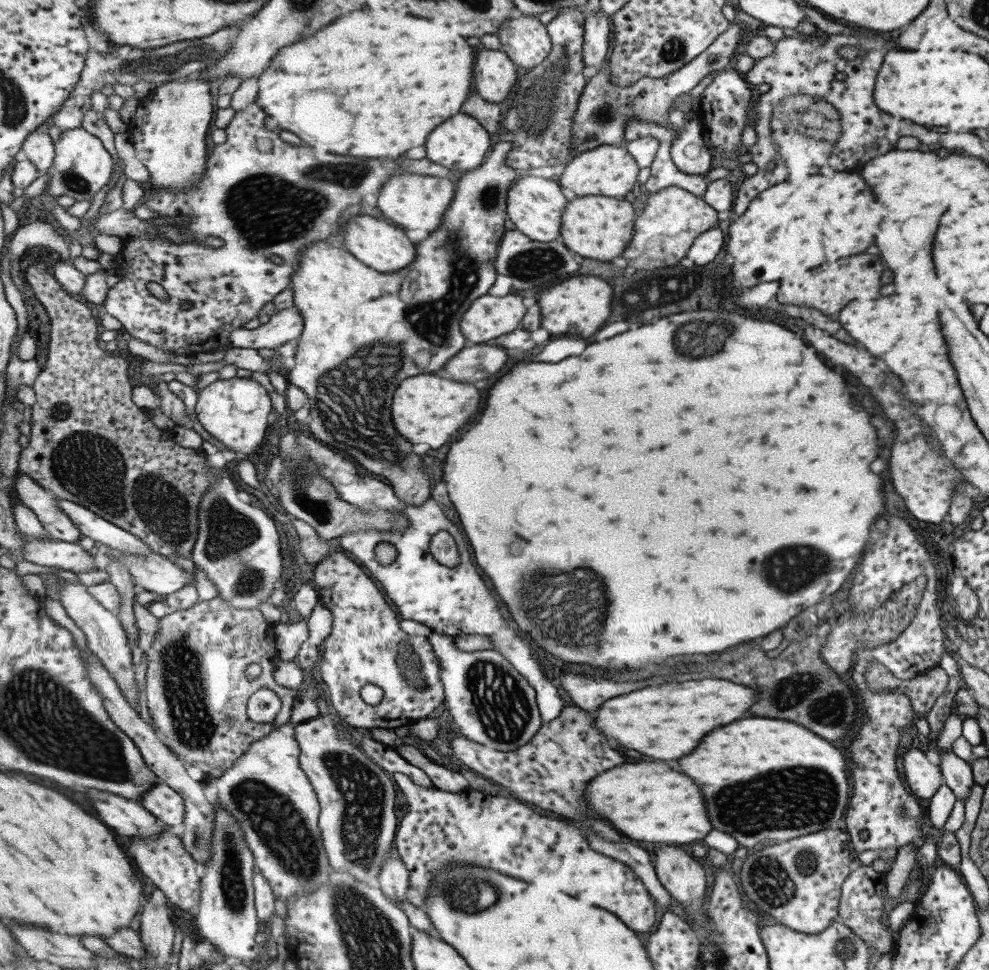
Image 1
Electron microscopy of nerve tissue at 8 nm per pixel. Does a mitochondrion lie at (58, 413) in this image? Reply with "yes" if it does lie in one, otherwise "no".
yes

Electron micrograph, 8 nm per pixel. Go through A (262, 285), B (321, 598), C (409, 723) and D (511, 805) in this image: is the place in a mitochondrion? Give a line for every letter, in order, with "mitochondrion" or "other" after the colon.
A: other
B: other
C: other
D: other

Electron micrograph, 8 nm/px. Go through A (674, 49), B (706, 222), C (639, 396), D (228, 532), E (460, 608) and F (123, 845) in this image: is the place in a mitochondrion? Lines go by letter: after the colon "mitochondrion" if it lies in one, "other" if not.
A: mitochondrion
B: other
C: other
D: mitochondrion
E: other
F: other

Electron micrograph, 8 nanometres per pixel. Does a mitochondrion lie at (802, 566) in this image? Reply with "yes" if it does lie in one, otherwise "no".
yes

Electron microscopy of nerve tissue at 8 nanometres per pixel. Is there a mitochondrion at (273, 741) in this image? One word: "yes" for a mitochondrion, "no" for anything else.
no

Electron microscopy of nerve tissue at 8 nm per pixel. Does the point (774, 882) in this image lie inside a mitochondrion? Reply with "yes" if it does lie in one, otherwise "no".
yes

